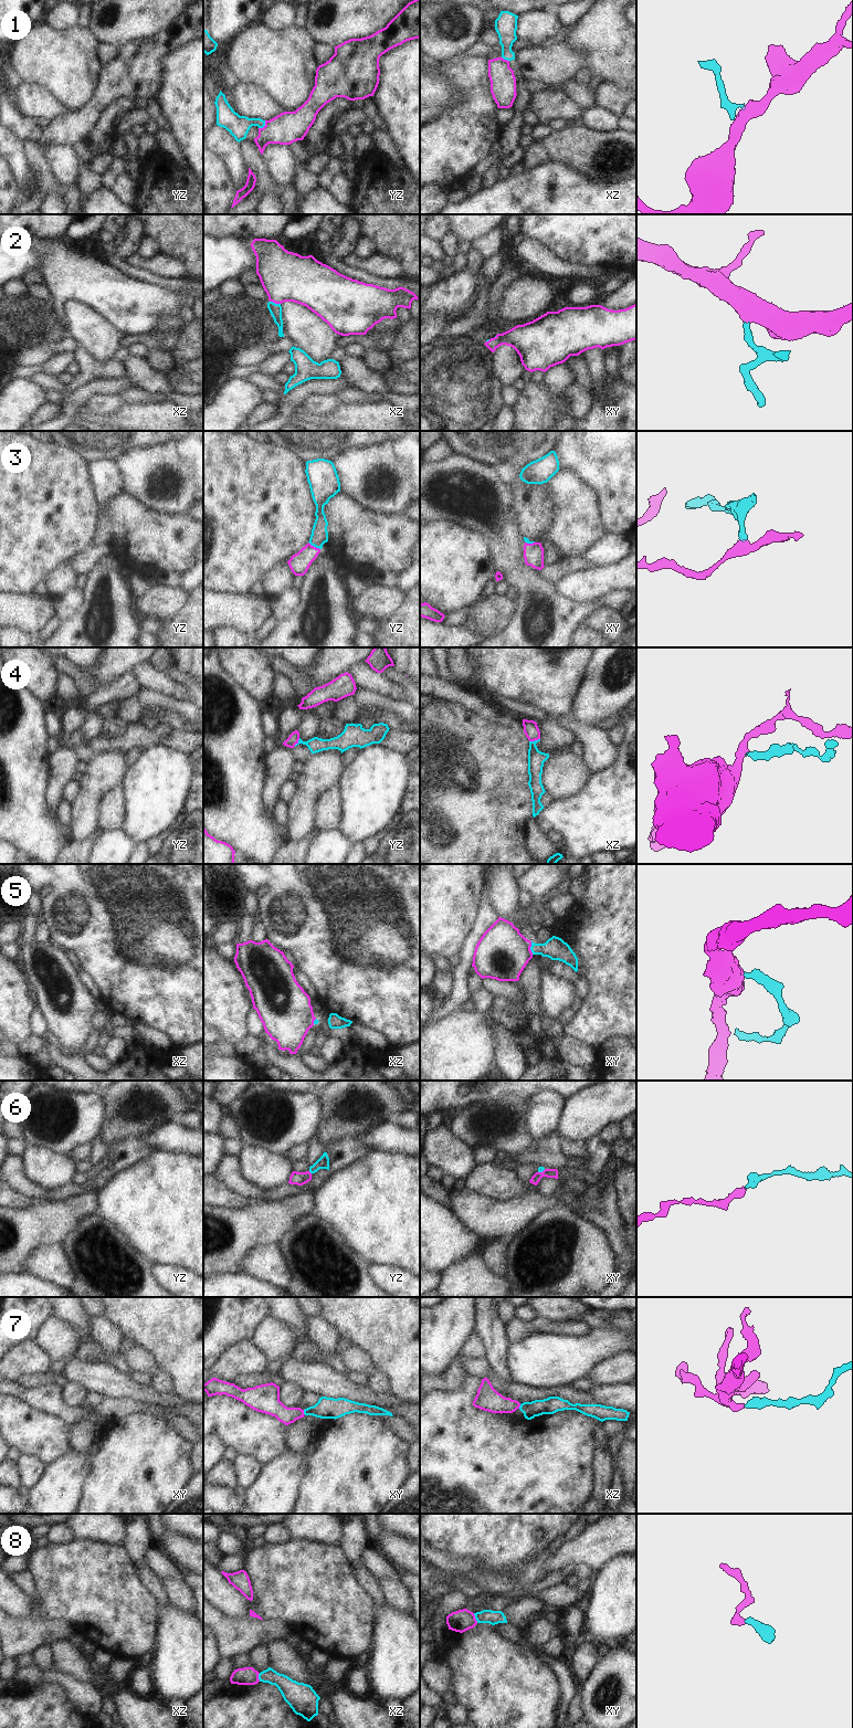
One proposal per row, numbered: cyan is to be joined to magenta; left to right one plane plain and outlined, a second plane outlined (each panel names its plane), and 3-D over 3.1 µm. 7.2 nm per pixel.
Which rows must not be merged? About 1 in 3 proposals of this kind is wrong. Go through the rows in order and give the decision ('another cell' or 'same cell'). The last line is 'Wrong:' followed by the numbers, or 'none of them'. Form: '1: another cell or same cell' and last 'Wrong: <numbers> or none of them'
1: another cell
2: same cell
3: same cell
4: same cell
5: another cell
6: same cell
7: same cell
8: same cell
Wrong: 1, 5

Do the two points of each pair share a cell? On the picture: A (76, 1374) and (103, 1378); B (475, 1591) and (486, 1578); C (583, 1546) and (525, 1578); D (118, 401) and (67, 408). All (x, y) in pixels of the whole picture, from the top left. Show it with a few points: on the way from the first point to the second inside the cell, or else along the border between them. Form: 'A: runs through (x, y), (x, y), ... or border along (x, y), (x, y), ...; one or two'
A: runs through (83, 1374), (96, 1377); one
B: border along (459, 1587), (464, 1582), (474, 1582), (490, 1594); two
C: runs through (569, 1553), (556, 1560), (547, 1561), (539, 1567); one
D: border along (107, 396), (93, 394), (79, 411); two

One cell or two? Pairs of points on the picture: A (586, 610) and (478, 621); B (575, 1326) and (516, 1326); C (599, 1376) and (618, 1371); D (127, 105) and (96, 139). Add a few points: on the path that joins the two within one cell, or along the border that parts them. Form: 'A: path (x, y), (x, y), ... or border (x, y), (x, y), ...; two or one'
A: border (516, 600), (515, 615), (504, 629), (494, 635); two
B: path (560, 1327), (530, 1327); one
C: path (603, 1373), (613, 1371); one
D: path (117, 109), (106, 120), (104, 129); one

